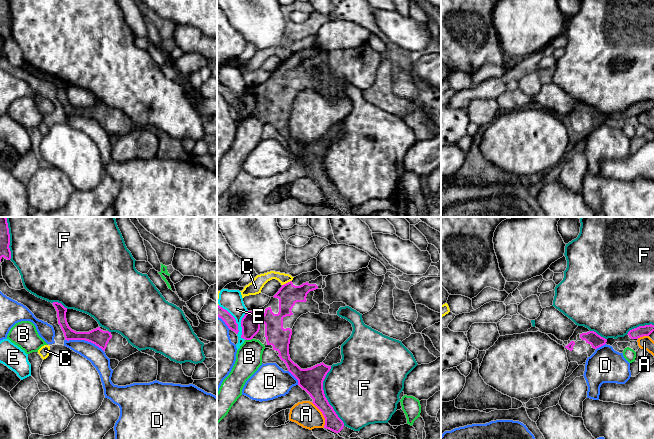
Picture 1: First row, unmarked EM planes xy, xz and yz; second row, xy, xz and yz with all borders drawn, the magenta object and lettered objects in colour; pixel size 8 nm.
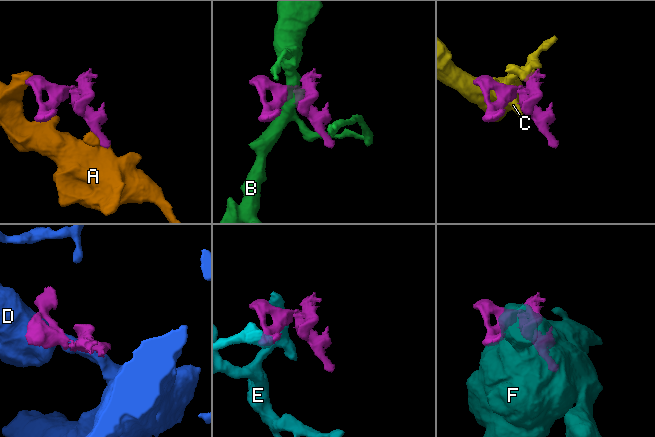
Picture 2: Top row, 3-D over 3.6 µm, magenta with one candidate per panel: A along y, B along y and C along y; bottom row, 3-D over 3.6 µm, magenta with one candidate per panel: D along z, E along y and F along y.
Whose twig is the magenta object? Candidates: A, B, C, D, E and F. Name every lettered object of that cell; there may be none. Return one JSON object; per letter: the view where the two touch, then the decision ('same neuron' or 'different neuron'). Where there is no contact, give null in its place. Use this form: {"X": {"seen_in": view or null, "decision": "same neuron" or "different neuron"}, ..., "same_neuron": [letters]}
{"A": {"seen_in": "xz", "decision": "different neuron"}, "B": {"seen_in": "xz", "decision": "different neuron"}, "C": {"seen_in": "xz", "decision": "different neuron"}, "D": {"seen_in": "xy", "decision": "different neuron"}, "E": {"seen_in": "xz", "decision": "different neuron"}, "F": {"seen_in": "xz", "decision": "different neuron"}, "same_neuron": []}

